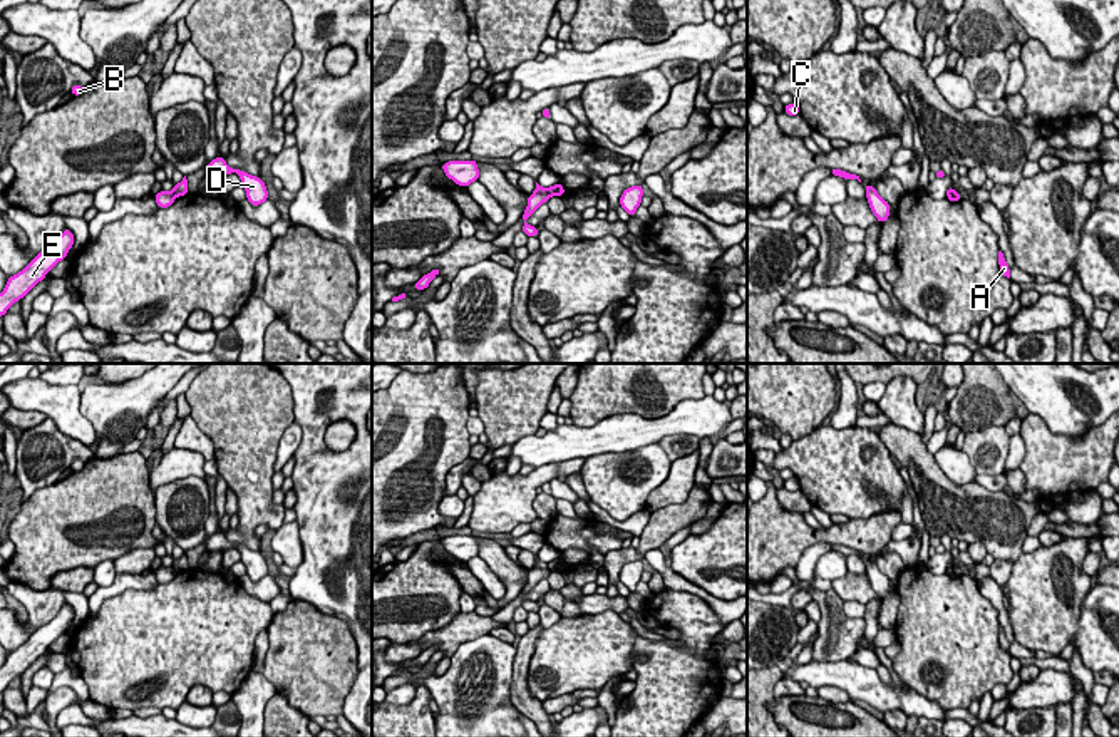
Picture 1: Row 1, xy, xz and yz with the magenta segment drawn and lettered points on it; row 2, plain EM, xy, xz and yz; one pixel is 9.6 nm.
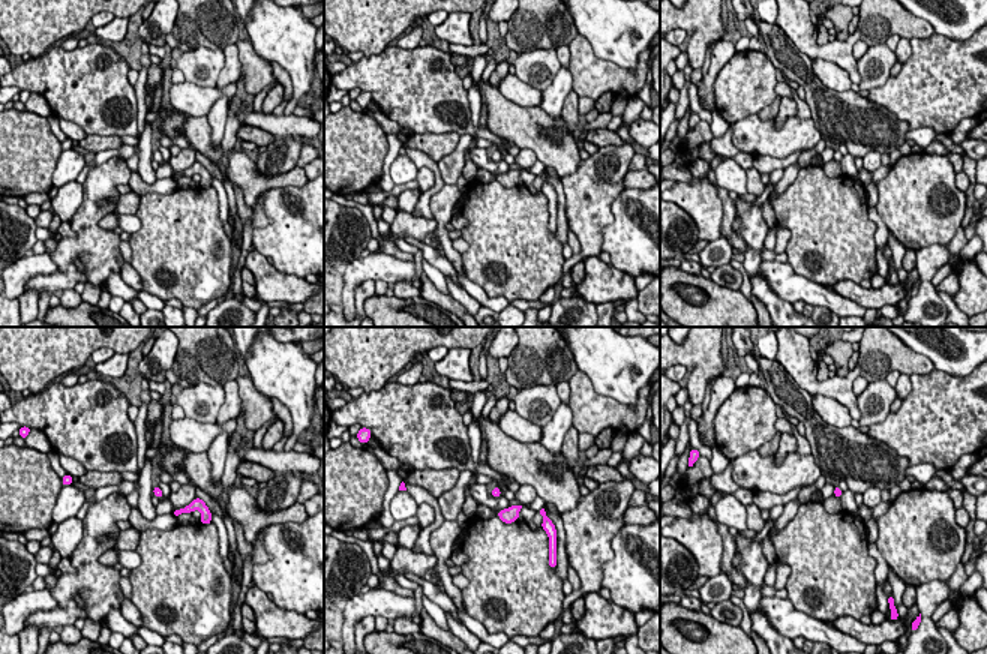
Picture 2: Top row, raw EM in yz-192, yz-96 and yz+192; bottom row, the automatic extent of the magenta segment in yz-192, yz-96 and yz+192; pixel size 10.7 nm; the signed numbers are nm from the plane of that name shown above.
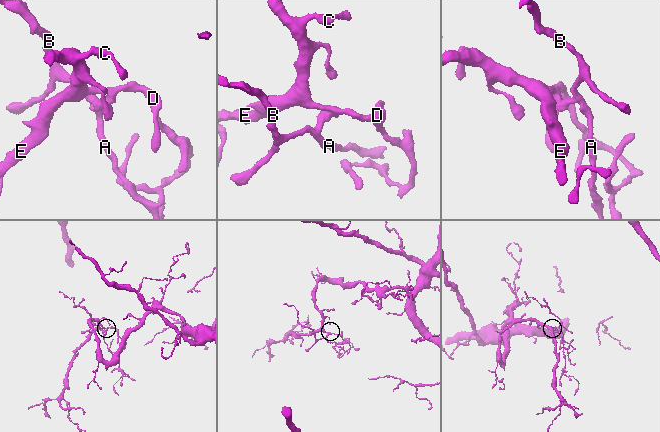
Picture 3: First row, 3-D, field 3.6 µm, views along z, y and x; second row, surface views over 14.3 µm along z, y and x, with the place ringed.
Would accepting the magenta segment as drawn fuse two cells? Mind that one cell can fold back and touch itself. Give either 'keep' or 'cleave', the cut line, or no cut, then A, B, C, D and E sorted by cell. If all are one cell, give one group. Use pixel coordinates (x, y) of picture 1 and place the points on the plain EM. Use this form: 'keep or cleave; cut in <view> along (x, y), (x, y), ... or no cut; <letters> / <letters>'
cleave; cut in xz along (546, 563), (550, 572); A B / C D E

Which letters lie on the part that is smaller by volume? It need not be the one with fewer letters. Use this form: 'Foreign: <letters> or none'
Foreign: A, B

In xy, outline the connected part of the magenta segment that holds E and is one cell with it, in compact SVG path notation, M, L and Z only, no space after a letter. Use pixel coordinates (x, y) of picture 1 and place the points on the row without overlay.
M65 603L60 611L49 623L37 628L22 647L8 652L7 660L0 668L0 692L3 692L15 677L22 675L37 658L40 658L59 636L67 633L74 616L74 608Z

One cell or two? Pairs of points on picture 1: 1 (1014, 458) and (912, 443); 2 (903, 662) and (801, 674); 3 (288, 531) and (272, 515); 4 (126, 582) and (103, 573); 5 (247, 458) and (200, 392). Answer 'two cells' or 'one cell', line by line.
1: two cells
2: two cells
3: two cells
4: two cells
5: one cell

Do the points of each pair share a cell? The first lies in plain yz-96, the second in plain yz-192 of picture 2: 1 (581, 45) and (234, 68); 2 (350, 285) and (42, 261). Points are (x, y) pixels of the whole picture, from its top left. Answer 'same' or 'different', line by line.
1: different
2: same

